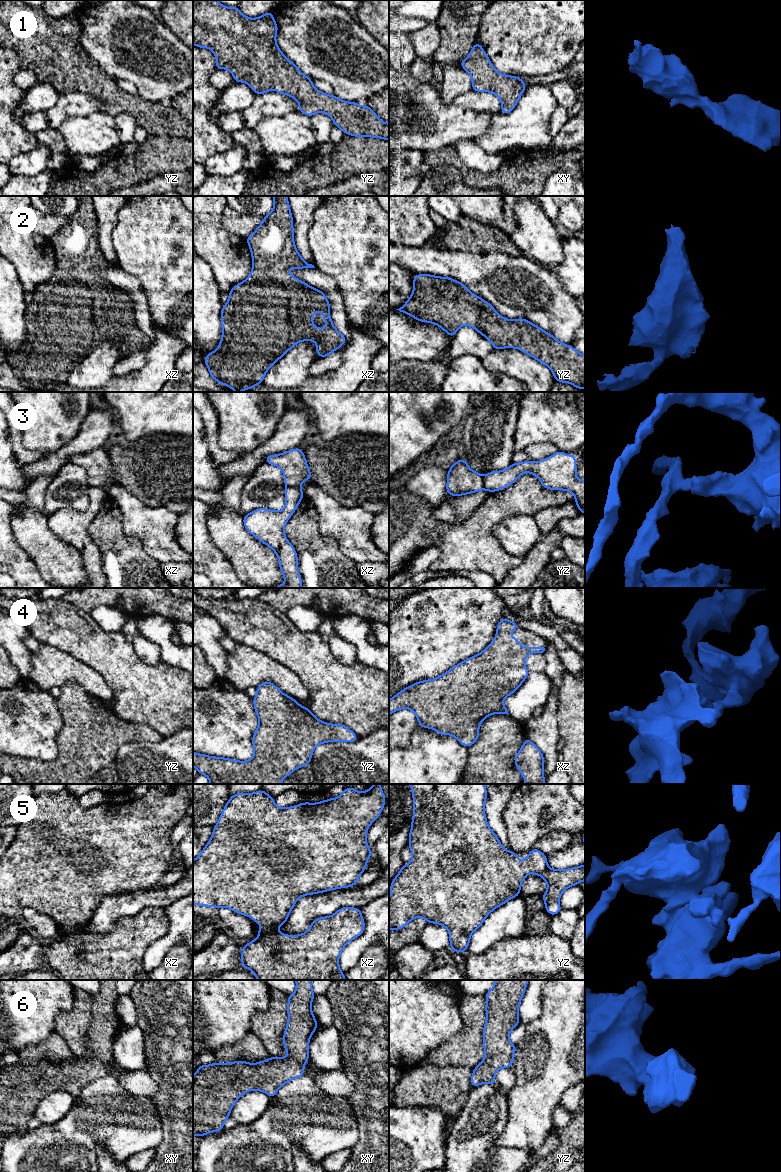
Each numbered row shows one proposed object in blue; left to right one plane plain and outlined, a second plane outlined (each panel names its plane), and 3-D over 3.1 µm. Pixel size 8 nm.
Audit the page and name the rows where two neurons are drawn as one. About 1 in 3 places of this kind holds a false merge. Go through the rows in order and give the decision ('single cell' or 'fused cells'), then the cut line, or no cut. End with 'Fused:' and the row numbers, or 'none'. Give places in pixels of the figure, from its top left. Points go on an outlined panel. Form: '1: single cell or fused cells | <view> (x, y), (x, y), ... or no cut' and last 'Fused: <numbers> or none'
1: single cell | no cut
2: single cell | no cut
3: fused cells | xz (286, 486), (296, 486), (299, 488)
4: single cell | no cut
5: single cell | no cut
6: single cell | no cut
Fused: 3

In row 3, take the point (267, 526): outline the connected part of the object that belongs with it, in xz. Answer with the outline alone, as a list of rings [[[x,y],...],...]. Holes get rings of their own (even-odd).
[[[286,487],[286,503],[283,510],[273,511],[258,508],[243,516],[246,530],[256,539],[269,546],[278,556],[279,567],[285,583],[273,588],[301,588],[302,586],[296,550],[286,538],[284,527],[303,497],[304,493],[300,488]]]

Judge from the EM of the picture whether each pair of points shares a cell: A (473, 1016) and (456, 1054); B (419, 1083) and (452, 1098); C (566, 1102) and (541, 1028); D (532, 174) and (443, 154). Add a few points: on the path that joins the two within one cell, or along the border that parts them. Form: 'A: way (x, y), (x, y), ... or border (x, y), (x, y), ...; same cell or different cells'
A: way (473, 1025), (471, 1037), (465, 1045); same cell
B: way (427, 1087), (441, 1087), (444, 1090); same cell
C: border (574, 1085), (562, 1095), (557, 1103); different cells
D: way (510, 178), (473, 179), (465, 171); same cell

